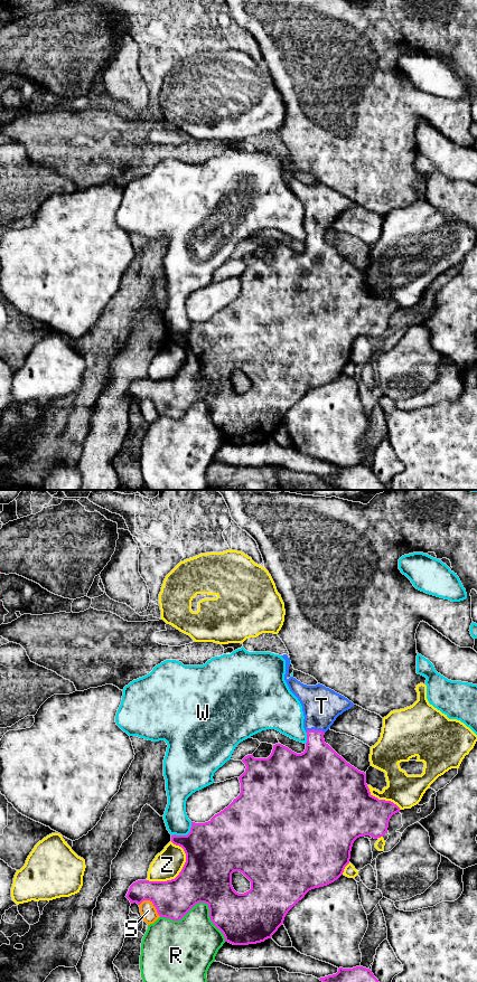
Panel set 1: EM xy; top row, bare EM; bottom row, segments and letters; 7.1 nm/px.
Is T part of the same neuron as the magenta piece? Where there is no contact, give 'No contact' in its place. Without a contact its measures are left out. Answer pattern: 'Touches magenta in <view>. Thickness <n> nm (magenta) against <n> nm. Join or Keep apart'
Touches magenta in xy. Thickness 300 nm (magenta) against 280 nm. Join

